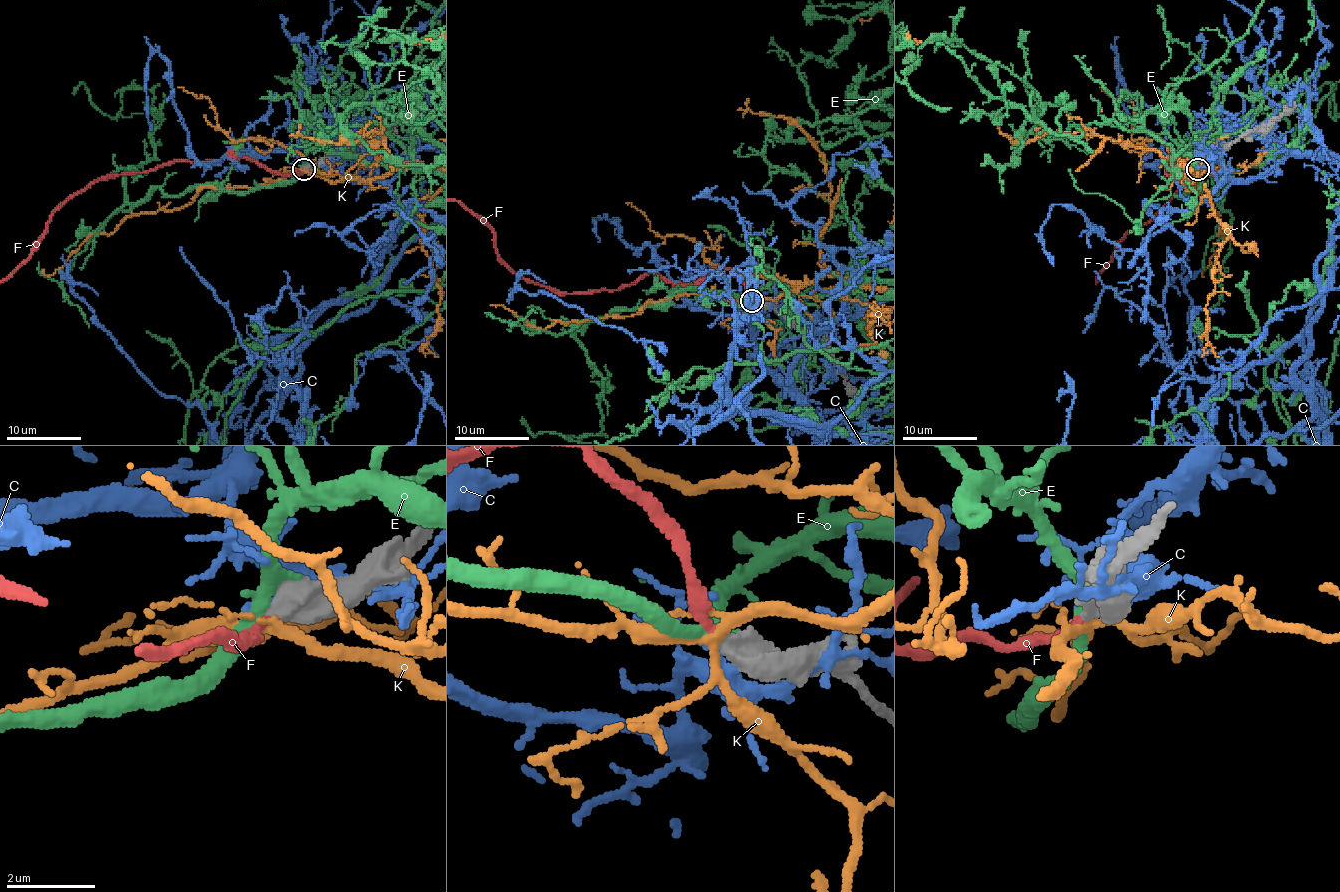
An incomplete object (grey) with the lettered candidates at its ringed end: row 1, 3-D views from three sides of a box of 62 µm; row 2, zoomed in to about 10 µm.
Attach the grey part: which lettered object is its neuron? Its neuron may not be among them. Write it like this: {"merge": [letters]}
{"merge": ["F"]}

